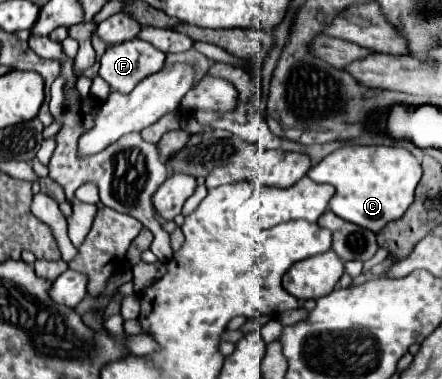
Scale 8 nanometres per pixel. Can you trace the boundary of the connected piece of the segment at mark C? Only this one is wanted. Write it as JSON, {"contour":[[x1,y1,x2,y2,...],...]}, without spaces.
{"contour":[[344,146,308,170,308,178,312,178,314,182,332,184,336,188,336,194,328,202,330,210,336,216,350,220,352,224,358,224,362,228,370,228,374,234,378,234,388,222,398,220,406,212,406,208,414,200,414,190,420,182,420,176,420,162,406,148,398,146]]}

